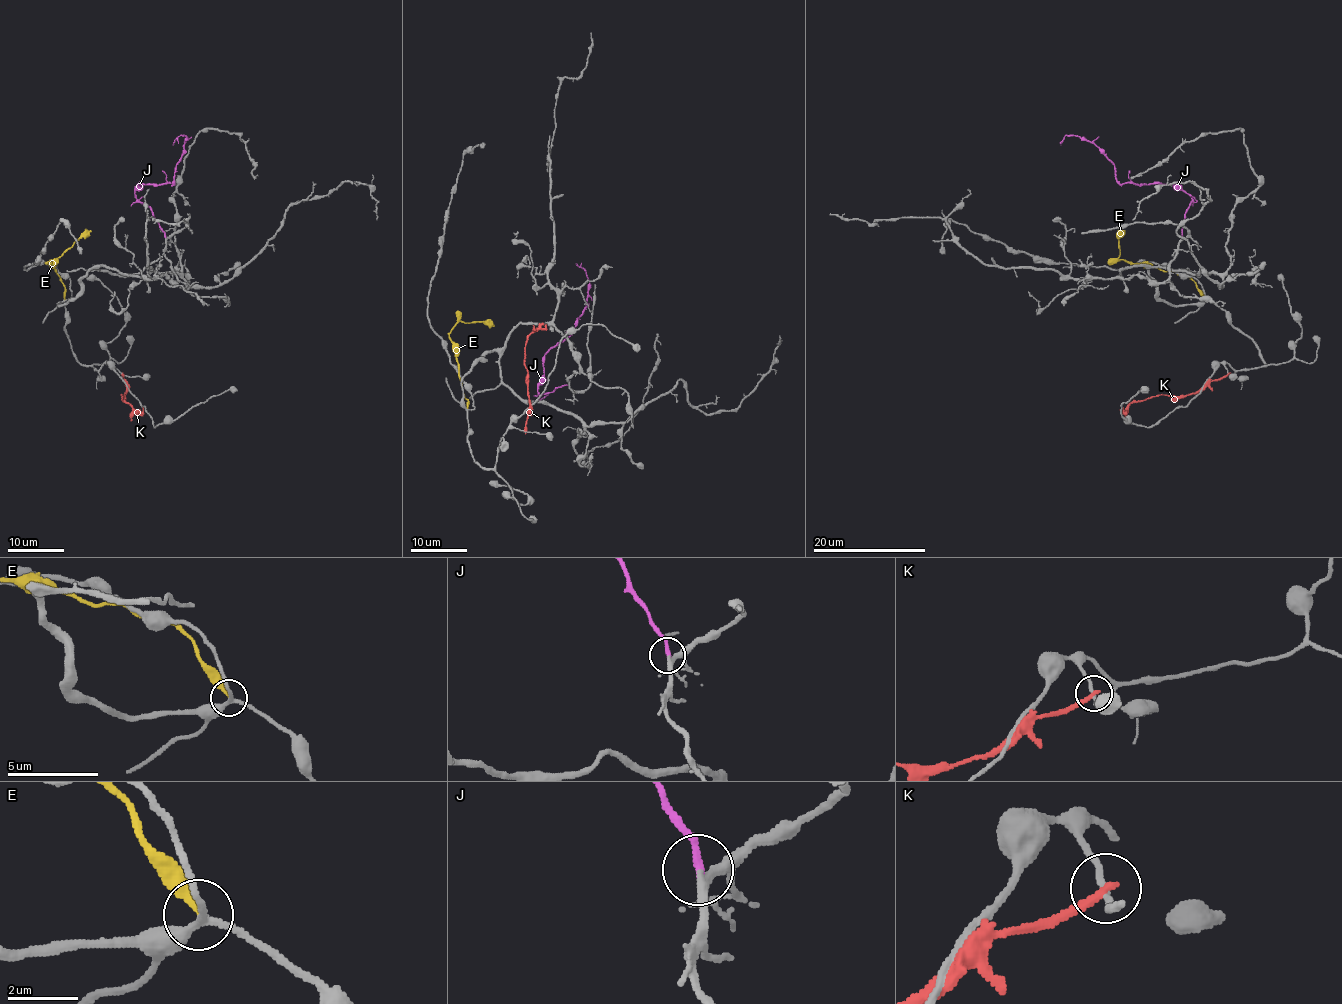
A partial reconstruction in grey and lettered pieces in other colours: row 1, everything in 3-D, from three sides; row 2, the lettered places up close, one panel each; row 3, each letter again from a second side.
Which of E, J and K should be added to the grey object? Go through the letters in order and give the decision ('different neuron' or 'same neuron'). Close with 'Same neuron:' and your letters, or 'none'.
E: different neuron
J: same neuron
K: different neuron
Same neuron: J

